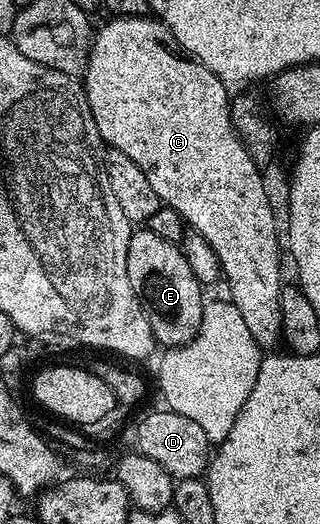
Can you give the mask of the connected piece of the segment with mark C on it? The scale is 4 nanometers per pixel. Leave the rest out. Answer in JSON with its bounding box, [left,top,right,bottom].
[83,16,282,351]

